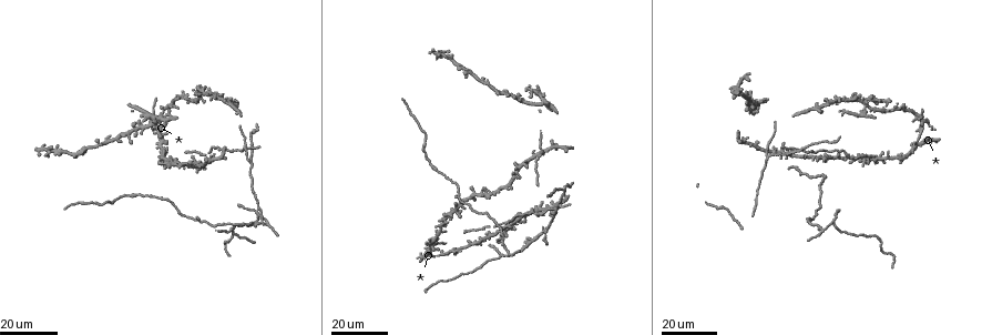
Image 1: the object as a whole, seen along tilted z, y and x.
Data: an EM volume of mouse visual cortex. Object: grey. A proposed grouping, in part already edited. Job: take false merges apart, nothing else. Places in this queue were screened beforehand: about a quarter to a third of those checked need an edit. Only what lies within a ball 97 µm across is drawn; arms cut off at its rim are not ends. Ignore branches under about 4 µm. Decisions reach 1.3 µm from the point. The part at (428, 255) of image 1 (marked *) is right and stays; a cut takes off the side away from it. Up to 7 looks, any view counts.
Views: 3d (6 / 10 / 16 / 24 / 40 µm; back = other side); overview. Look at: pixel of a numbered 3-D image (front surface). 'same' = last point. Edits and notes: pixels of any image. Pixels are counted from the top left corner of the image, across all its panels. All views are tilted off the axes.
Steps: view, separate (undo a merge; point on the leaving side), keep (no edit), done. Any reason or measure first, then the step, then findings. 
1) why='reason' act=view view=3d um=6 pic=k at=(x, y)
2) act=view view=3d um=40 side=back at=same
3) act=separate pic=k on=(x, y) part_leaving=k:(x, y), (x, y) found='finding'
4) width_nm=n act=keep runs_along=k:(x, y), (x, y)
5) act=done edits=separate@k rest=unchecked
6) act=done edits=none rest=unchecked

why='two arms in line, one across' act=view view=3d um=24 pic=1 at=(473, 194)

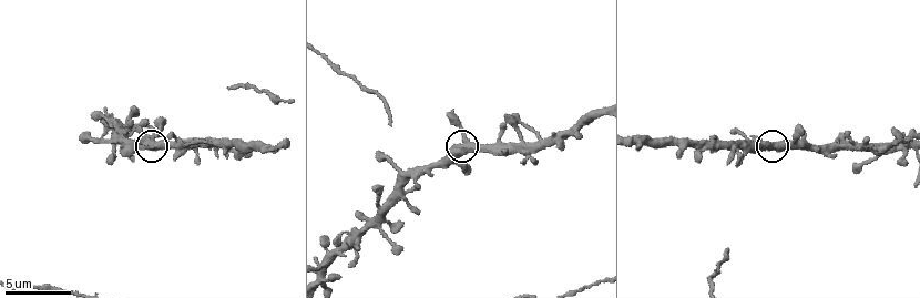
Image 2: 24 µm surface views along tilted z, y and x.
act=view view=3d um=6 pic=2 at=(465, 138)

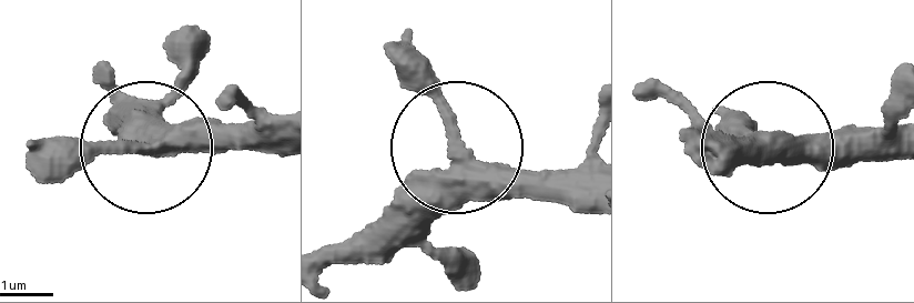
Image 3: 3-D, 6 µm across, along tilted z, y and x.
side_arm_um=108 act=keep runs_along=3:(326, 270), (458, 152), (450, 112), (399, 44) found='all the same neuron'

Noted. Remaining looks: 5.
why='thin arm on a thick one' act=view view=3d um=10 pic=2 at=(380, 226)

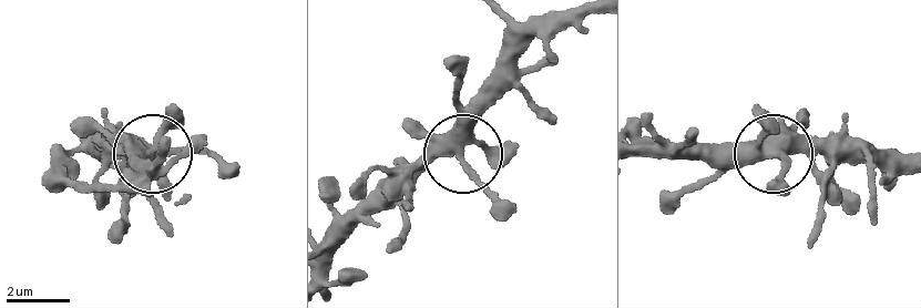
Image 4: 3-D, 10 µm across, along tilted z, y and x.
act=keep runs_along=4:(327, 256), (443, 154), (461, 160), (503, 216) found='all the same neuron'

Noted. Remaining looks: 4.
act=view view=3d um=16 pic=1 at=(916, 148)

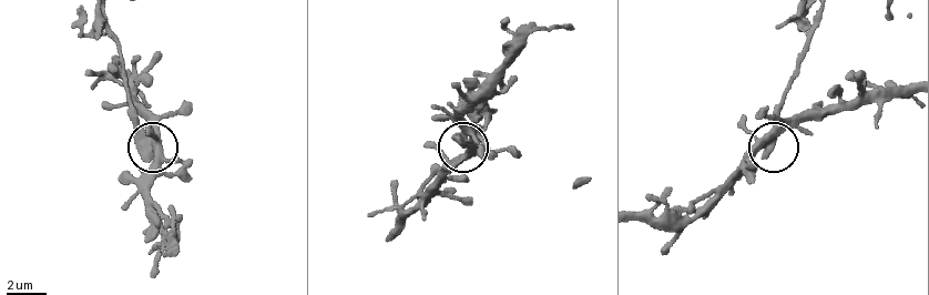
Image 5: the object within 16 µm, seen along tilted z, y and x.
act=view view=3d um=10 pic=5 at=(139, 137)

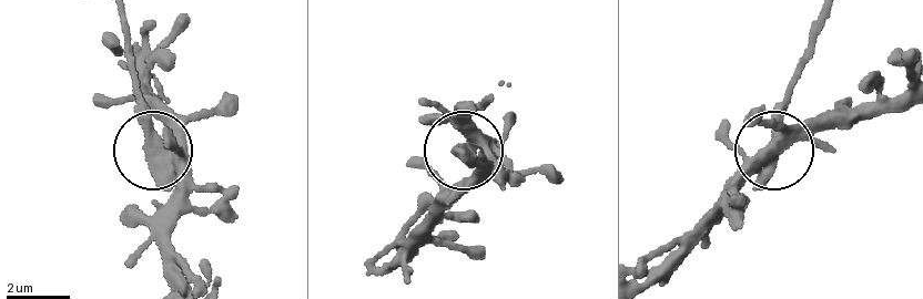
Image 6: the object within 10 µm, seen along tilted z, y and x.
act=separate pic=6 on=(144, 115) part_leaving=6:(769, 154), (817, 14) found='two neurons meet here'

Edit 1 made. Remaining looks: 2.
act=done edits=separate@6 rest=unchecked

